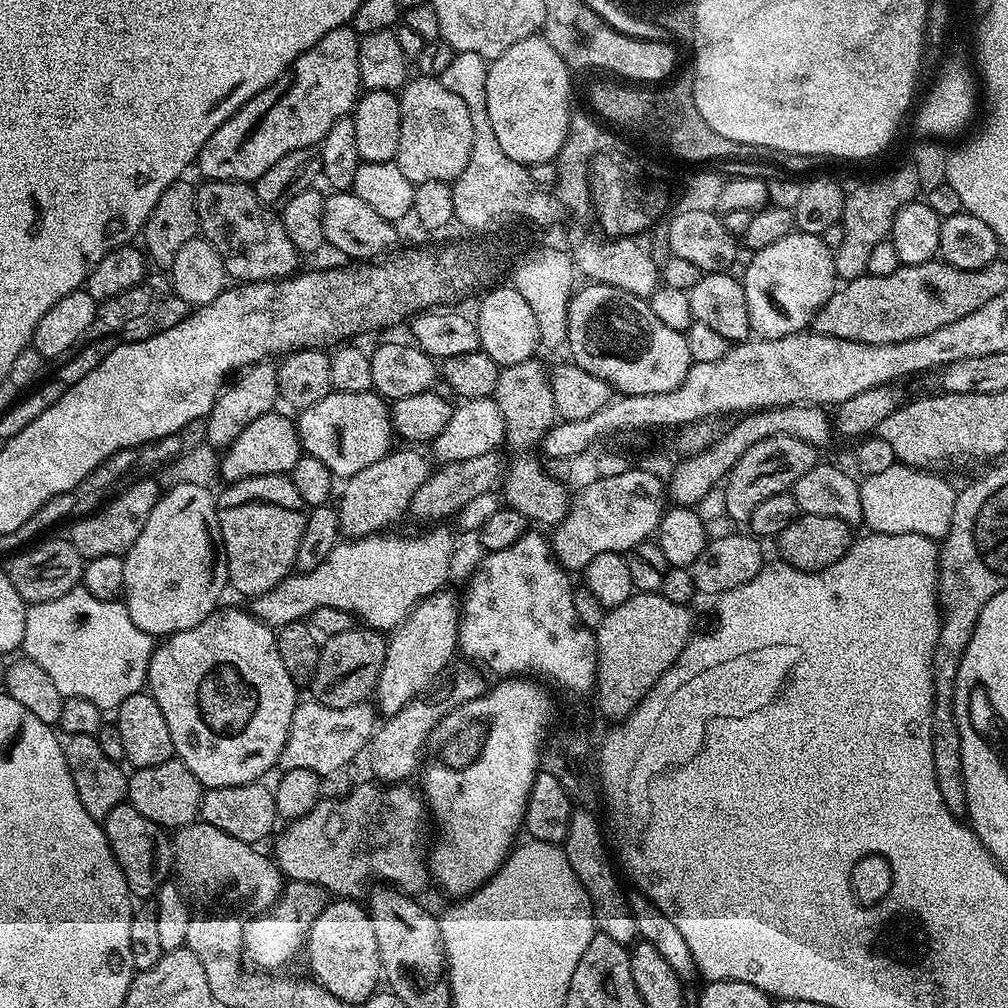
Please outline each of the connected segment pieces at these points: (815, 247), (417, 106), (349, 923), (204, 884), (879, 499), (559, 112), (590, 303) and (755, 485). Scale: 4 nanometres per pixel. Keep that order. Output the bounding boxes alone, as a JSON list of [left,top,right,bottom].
[[742,230,838,339],[394,75,474,185],[306,898,381,1006],[172,822,286,910],[859,463,957,542],[486,34,574,166],[566,282,694,396],[724,436,818,525]]

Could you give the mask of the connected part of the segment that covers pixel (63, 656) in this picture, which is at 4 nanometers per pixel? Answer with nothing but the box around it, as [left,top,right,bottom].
[23,586,154,710]

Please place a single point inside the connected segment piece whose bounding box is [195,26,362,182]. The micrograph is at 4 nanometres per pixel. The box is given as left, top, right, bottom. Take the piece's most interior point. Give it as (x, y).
(322, 86)

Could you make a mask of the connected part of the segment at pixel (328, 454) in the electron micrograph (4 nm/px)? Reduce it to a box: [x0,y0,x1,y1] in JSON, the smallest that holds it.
[296,391,394,478]

